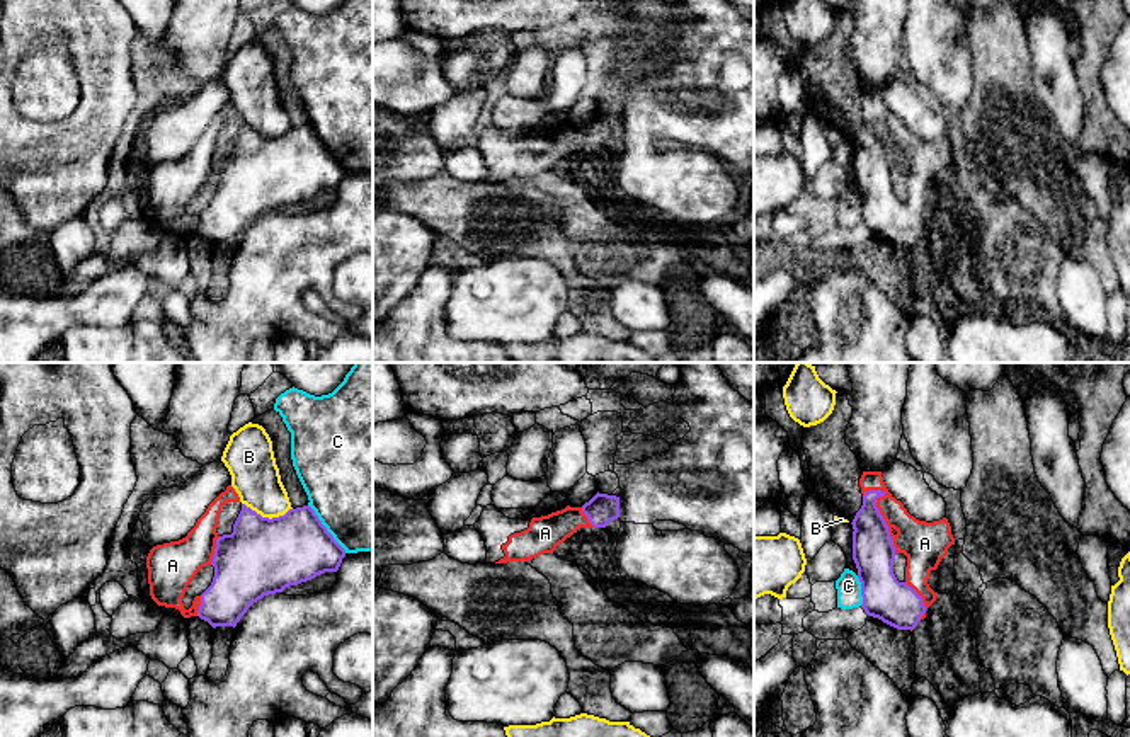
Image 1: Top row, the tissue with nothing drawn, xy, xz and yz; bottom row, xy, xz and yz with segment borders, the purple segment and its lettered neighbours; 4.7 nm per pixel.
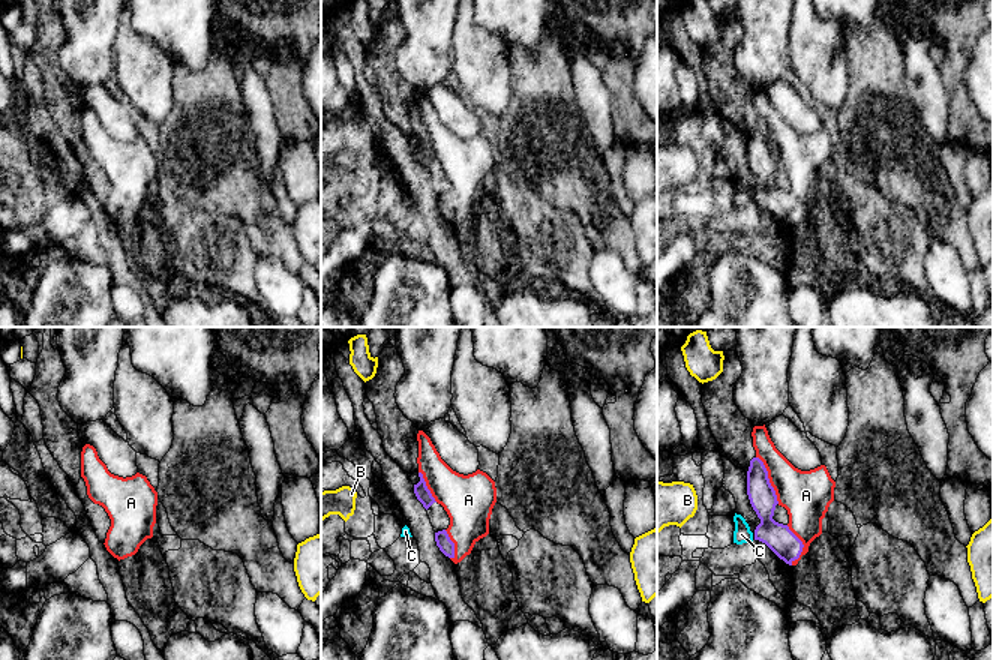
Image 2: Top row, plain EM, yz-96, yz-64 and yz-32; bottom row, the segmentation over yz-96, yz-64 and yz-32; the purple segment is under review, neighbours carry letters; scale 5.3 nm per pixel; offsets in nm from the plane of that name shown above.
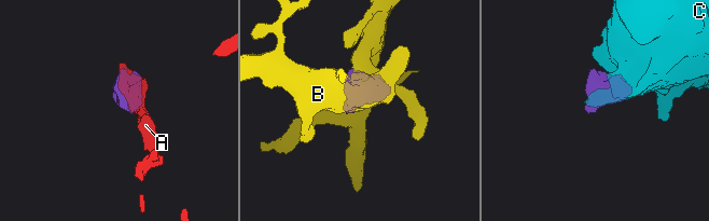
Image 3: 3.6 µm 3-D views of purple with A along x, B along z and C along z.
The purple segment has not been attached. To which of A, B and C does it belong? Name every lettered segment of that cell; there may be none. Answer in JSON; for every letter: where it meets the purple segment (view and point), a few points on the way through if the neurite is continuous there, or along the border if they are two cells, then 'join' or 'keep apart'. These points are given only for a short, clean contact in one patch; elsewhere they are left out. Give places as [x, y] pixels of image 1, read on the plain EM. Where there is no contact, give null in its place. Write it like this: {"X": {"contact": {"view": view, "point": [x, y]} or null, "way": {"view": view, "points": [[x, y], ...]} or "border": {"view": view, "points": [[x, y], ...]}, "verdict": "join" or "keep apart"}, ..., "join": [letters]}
{"A": {"contact": {"view": "yz", "point": [880, 133]}, "verdict": "join"}, "B": {"contact": {"view": "xy", "point": [268, 137]}, "verdict": "keep apart"}, "C": {"contact": {"view": "xy", "point": [325, 147]}, "verdict": "keep apart"}, "join": ["A"]}

